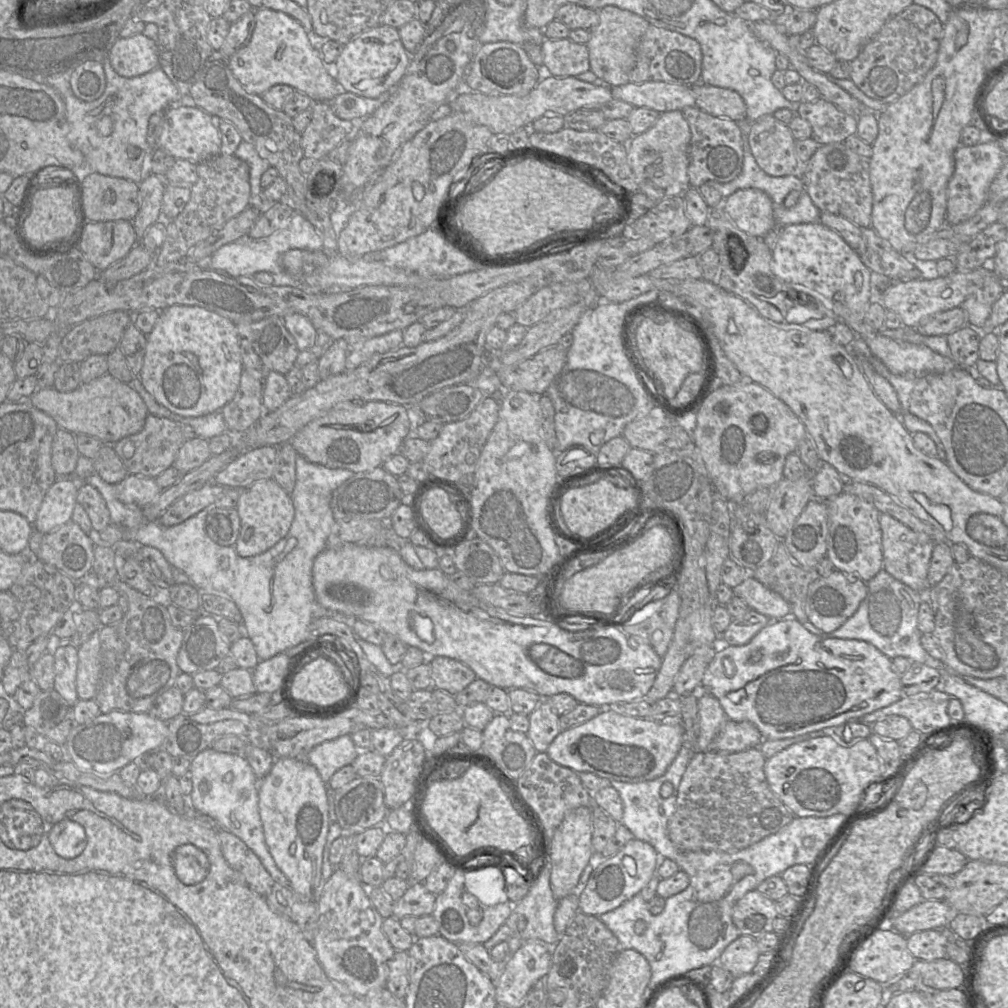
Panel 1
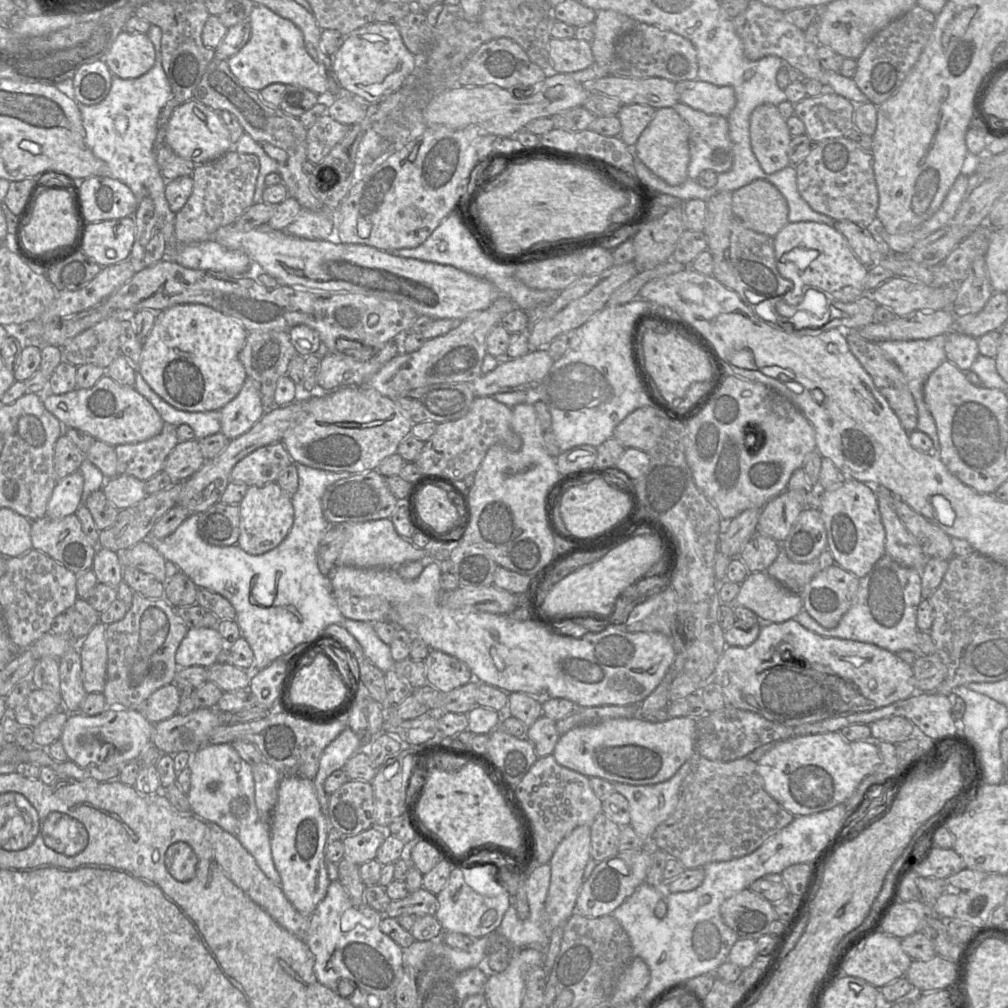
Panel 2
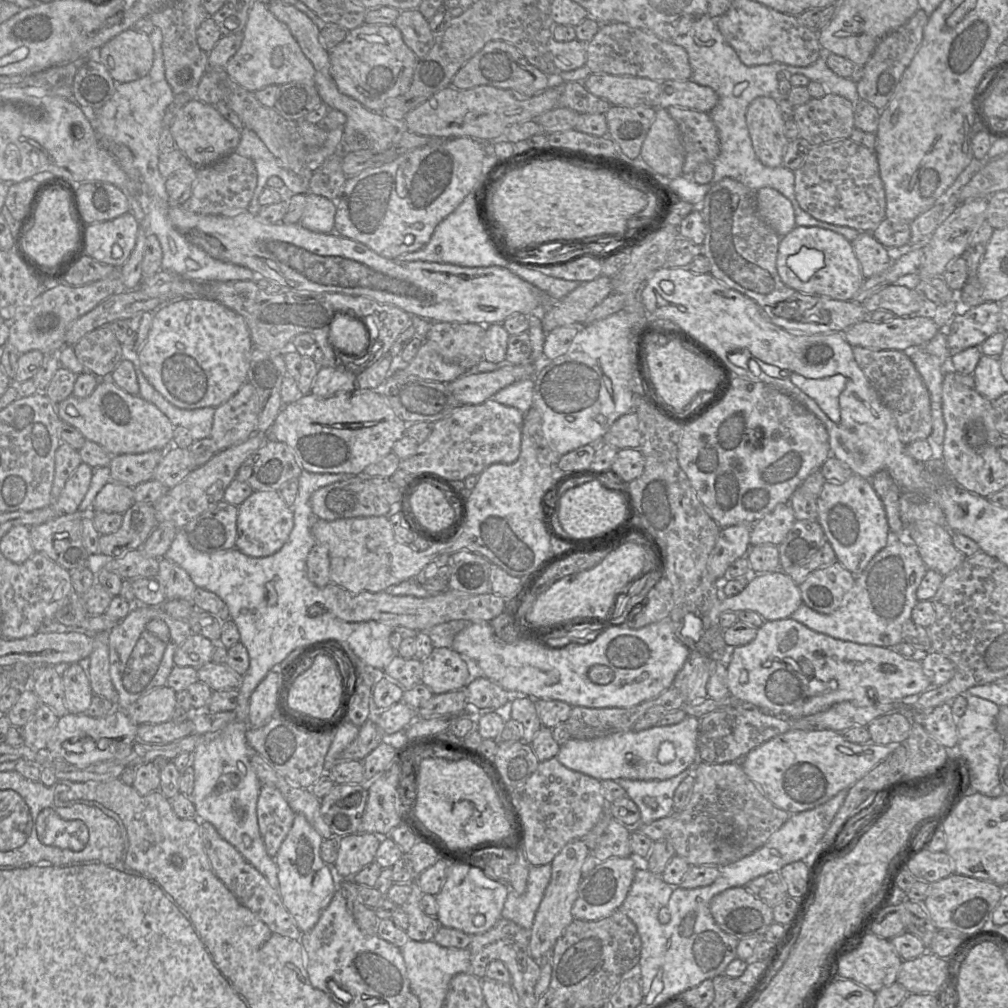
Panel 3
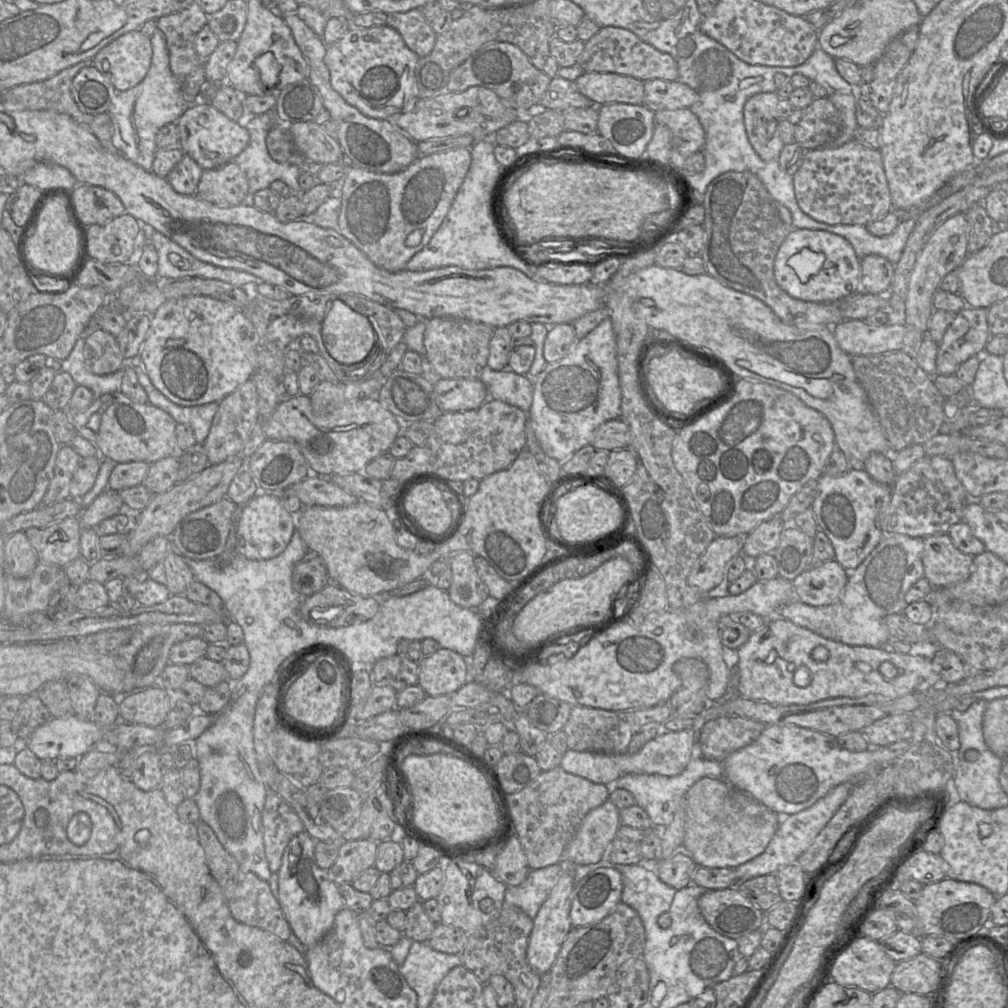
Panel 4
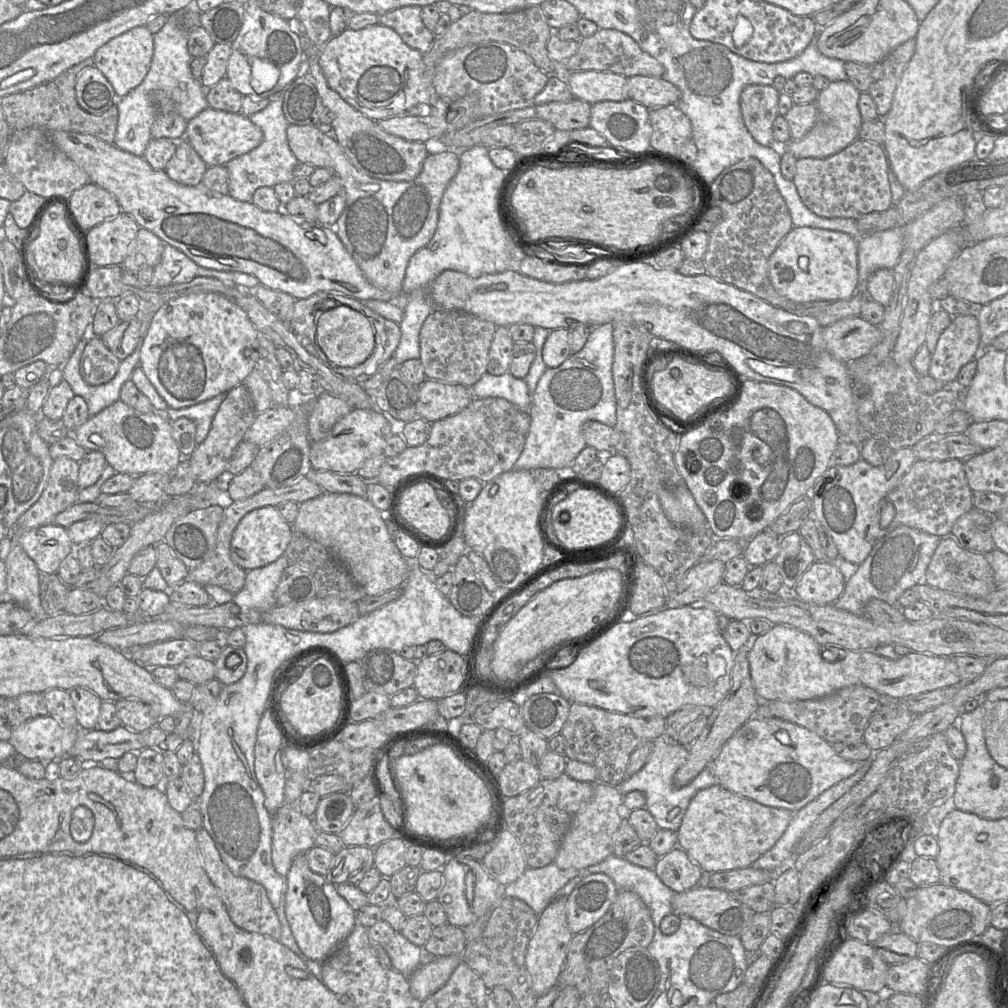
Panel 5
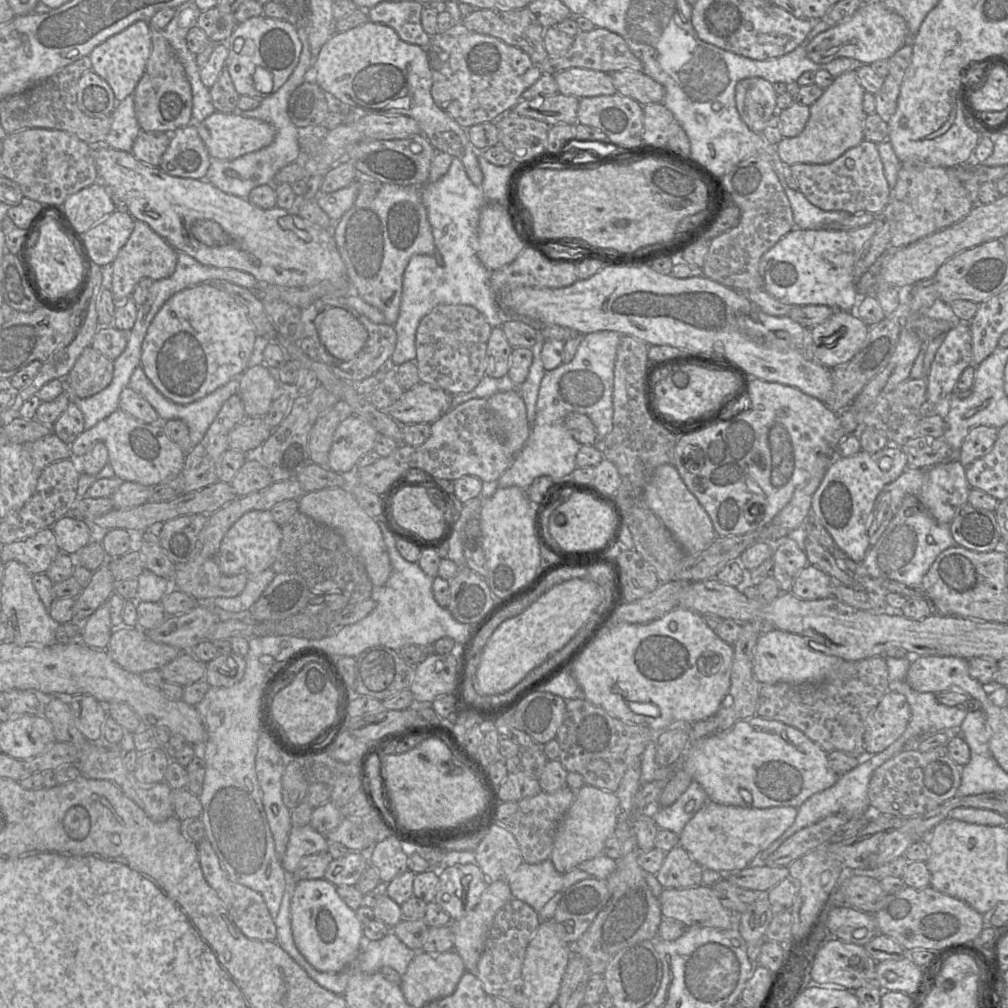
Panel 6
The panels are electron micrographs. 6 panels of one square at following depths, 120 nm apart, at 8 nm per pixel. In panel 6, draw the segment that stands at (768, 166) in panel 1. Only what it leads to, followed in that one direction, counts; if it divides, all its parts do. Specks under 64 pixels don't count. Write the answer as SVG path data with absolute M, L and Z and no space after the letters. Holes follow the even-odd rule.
M746 78L736 84L737 111L748 128L756 133L761 133L766 122L777 113L776 101L772 83L763 78Z

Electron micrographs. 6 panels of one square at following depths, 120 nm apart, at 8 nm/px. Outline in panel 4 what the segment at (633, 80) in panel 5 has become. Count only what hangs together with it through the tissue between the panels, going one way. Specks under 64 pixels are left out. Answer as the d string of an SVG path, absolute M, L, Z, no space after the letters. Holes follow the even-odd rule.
M650 79L644 81L643 105L653 112L690 108L699 99L698 93L676 80Z

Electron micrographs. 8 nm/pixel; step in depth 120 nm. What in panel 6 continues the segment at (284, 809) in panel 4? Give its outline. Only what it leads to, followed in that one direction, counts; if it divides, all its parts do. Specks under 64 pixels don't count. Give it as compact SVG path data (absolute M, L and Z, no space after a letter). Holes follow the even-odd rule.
M310 824L292 825L281 865L287 874L293 874L303 857L327 852L328 839L324 834L316 831Z

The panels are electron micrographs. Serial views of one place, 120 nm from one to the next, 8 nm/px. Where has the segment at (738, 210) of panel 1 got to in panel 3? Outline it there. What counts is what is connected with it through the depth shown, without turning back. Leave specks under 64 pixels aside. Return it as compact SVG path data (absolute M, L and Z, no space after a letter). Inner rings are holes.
M763 187L755 192L756 210L762 220L780 237L788 234L795 226L792 203L779 191Z

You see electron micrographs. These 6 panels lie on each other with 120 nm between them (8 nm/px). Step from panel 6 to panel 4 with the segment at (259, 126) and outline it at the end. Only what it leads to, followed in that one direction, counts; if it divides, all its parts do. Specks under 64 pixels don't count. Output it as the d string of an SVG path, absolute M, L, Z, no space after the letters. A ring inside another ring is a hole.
M209 101L190 105L177 121L179 146L203 169L220 167L239 155L249 144L250 135L243 122L235 122L217 110Z

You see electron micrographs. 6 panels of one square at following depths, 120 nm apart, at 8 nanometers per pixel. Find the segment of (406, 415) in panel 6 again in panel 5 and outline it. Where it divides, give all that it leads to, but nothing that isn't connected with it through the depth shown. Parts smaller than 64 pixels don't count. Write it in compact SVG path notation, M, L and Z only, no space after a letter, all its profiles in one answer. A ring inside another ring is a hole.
M426 379L418 388L417 413L429 423L455 415L472 401L472 389Z

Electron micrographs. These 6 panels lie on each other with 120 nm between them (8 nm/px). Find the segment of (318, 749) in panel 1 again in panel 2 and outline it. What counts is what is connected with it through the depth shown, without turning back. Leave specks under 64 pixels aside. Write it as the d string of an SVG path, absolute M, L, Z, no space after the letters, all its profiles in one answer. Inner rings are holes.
M348 727L324 749L321 755L319 770L313 781L327 826L327 833L333 829L333 824L329 814L329 796L331 794L325 791L325 781L334 771L342 769L362 747L362 740Z

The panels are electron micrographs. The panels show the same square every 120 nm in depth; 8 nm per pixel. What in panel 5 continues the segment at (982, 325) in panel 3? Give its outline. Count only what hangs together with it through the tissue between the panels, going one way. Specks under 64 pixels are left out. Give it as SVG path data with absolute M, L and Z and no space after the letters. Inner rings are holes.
M975 313L952 317L951 324L941 333L932 354L928 375L943 383L955 382L961 368L982 351L979 324Z

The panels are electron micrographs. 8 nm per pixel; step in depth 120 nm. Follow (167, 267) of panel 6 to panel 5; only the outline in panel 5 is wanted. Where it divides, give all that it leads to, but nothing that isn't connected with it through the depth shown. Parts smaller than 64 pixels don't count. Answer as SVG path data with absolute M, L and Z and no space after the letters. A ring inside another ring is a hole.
M140 227L121 266L131 273L137 273L142 266L155 267L161 260L164 246L162 239Z

